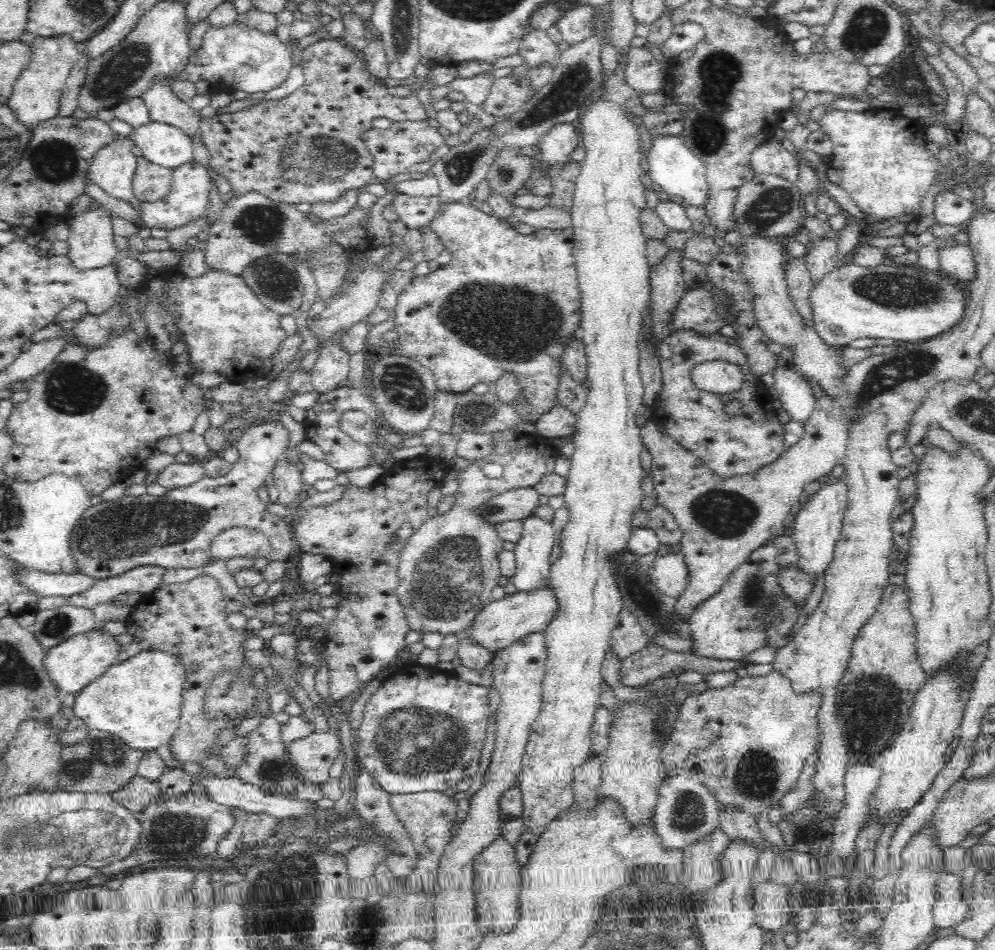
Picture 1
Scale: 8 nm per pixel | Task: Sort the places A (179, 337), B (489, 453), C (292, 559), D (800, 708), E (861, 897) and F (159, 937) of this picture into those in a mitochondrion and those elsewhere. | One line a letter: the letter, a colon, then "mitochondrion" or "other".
A: other
B: other
C: other
D: other
E: other
F: other

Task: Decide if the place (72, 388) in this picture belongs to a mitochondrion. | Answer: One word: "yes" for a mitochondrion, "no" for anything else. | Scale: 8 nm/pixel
yes

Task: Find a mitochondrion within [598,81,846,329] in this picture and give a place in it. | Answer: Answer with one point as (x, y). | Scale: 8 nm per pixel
(772, 205)

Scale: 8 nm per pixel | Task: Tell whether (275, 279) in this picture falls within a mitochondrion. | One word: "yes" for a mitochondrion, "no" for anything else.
yes

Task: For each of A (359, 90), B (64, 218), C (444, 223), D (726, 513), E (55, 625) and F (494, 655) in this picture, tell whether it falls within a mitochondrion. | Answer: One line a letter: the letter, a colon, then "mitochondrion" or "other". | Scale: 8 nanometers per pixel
A: other
B: other
C: other
D: mitochondrion
E: mitochondrion
F: other

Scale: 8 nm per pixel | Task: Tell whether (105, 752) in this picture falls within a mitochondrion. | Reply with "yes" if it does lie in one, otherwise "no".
yes

